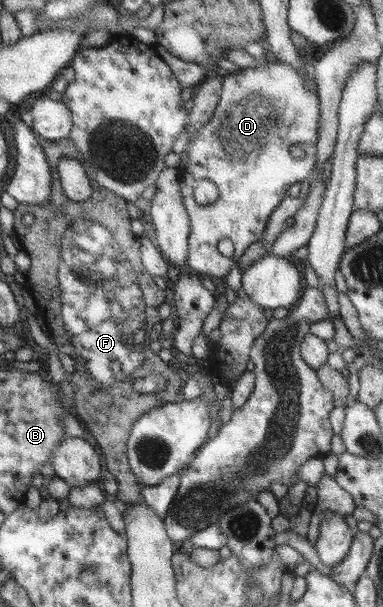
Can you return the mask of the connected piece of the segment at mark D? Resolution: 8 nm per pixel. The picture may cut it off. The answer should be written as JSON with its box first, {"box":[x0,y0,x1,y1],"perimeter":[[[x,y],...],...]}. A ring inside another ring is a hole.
{"box":[180,58,319,277],"perimeter":[[[270,58],[263,60],[262,66],[259,68],[243,68],[239,73],[225,74],[223,77],[222,85],[222,95],[220,97],[217,107],[214,109],[215,113],[211,116],[211,121],[203,126],[203,129],[199,130],[199,133],[191,139],[189,146],[187,147],[187,153],[190,157],[188,165],[180,166],[181,174],[181,191],[183,196],[183,201],[188,211],[190,217],[190,228],[191,233],[189,234],[188,241],[188,254],[186,257],[186,264],[193,269],[193,271],[198,271],[203,275],[210,277],[226,277],[226,275],[231,271],[231,268],[236,265],[236,261],[245,253],[245,250],[256,241],[262,239],[265,228],[267,227],[270,213],[277,207],[277,204],[288,195],[288,189],[294,183],[301,182],[309,177],[312,172],[313,167],[316,165],[316,145],[318,140],[318,119],[319,119],[319,100],[317,96],[317,88],[315,88],[315,82],[313,82],[312,77],[308,76],[306,73],[300,73],[296,71],[294,67],[290,67],[286,63],[279,61],[276,58]],[[292,145],[299,145],[305,150],[304,158],[293,158],[291,152],[289,152],[289,147]],[[201,179],[209,179],[215,185],[217,185],[219,190],[218,200],[214,203],[208,205],[199,205],[195,198],[193,197],[193,189],[195,189],[196,183]],[[229,238],[234,243],[234,254],[233,256],[224,256],[217,250],[217,243],[221,239]]]}

